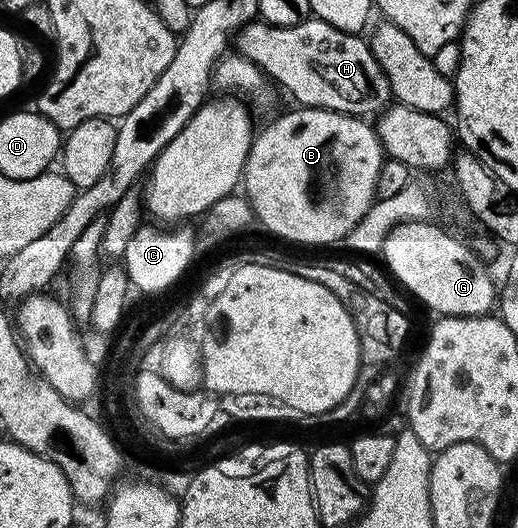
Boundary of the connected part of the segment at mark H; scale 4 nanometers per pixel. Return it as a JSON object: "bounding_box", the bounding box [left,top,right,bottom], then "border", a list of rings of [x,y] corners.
{"bounding_box":[235,18,391,118],"border":[[[258,18],[242,25],[235,36],[235,48],[240,55],[258,64],[274,85],[282,84],[297,99],[296,103],[306,108],[326,108],[332,112],[346,112],[348,116],[365,118],[370,115],[368,112],[380,113],[391,103],[387,74],[383,74],[383,66],[375,62],[368,39],[339,30],[322,20],[310,18],[295,26],[275,26]]]}

